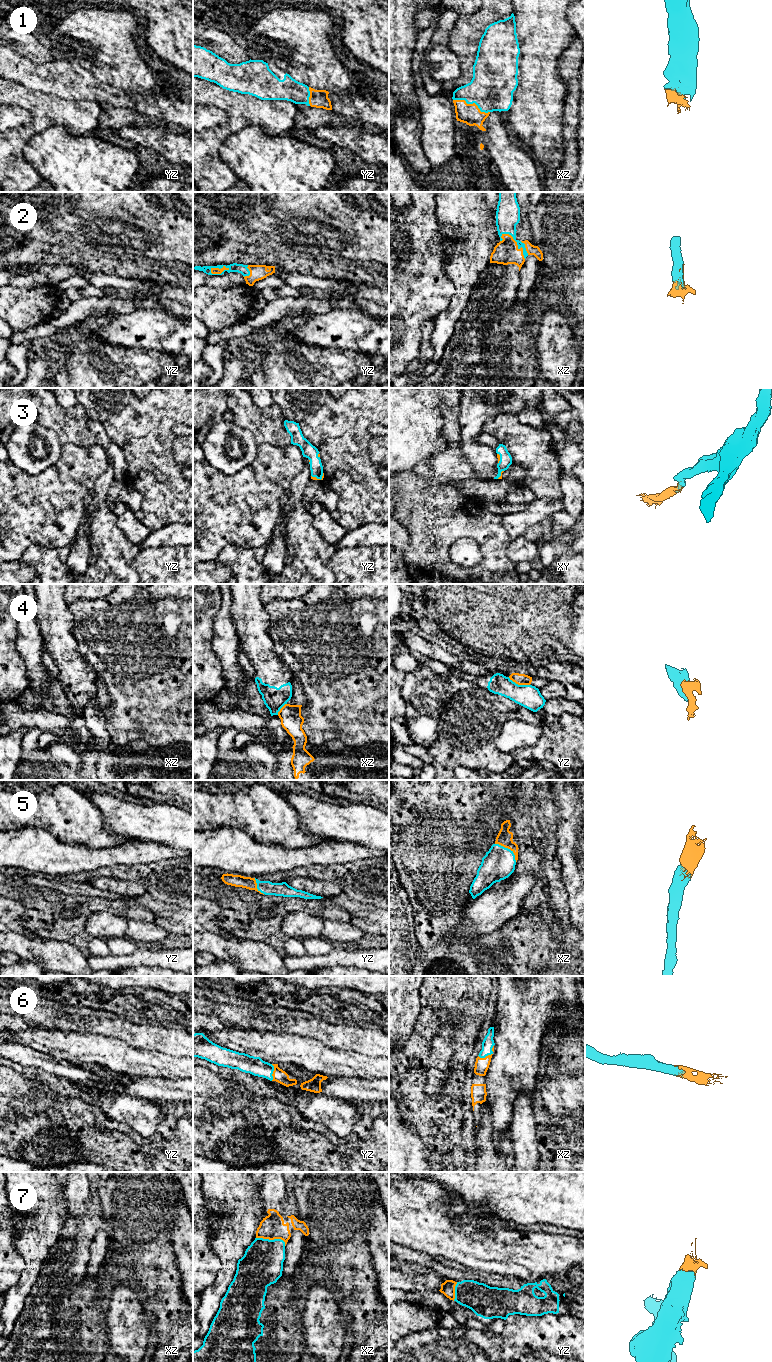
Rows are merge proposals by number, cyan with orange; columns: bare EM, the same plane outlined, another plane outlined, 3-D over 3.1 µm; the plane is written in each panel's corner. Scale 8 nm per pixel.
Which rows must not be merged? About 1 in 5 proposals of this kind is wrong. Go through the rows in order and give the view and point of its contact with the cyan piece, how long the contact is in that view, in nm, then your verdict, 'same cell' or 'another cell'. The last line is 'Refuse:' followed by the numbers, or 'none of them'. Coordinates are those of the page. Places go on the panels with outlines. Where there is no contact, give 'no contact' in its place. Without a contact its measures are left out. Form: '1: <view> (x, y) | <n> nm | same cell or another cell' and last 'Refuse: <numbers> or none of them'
1: xz (472, 103) | 320 nm | same cell
2: xz (517, 244) | 280 nm | same cell
3: yz (318, 478) | 110 nm | same cell
4: yz (519, 685) | 190 nm | another cell
5: xz (507, 848) | 220 nm | same cell
6: yz (272, 1072) | 140 nm | same cell
7: xz (272, 1240) | 240 nm | same cell
Refuse: 4

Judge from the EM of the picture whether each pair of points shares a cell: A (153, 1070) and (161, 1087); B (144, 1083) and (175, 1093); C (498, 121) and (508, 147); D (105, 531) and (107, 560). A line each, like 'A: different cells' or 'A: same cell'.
A: different cells
B: same cell
C: same cell
D: same cell

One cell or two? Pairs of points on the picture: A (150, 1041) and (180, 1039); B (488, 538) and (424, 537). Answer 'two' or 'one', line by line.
A: one
B: one

